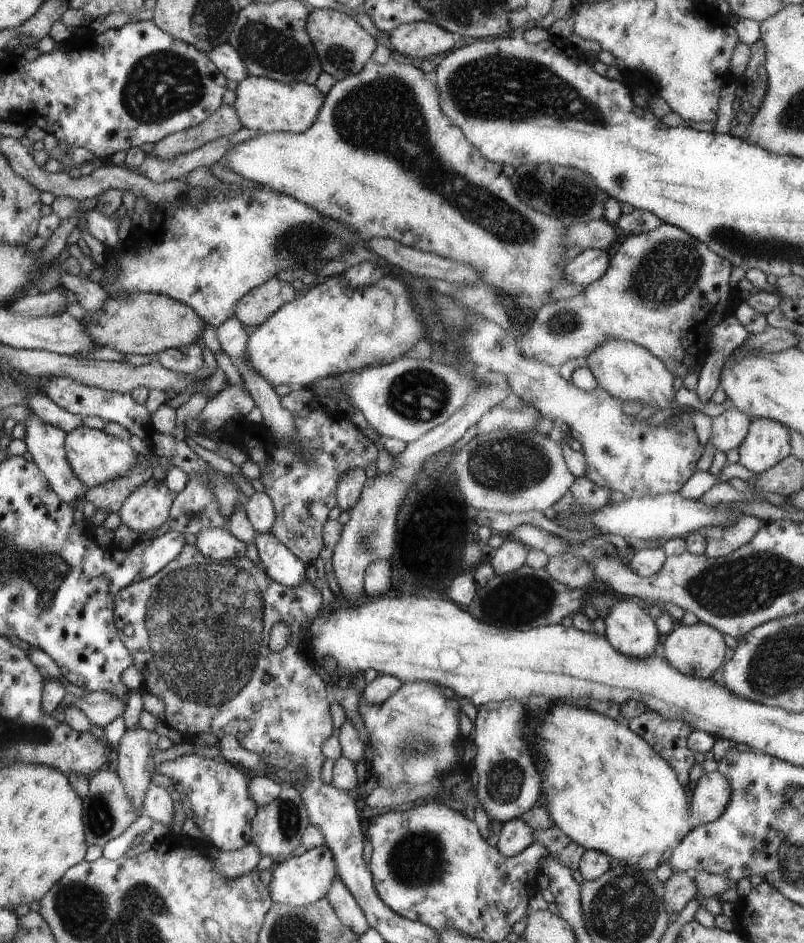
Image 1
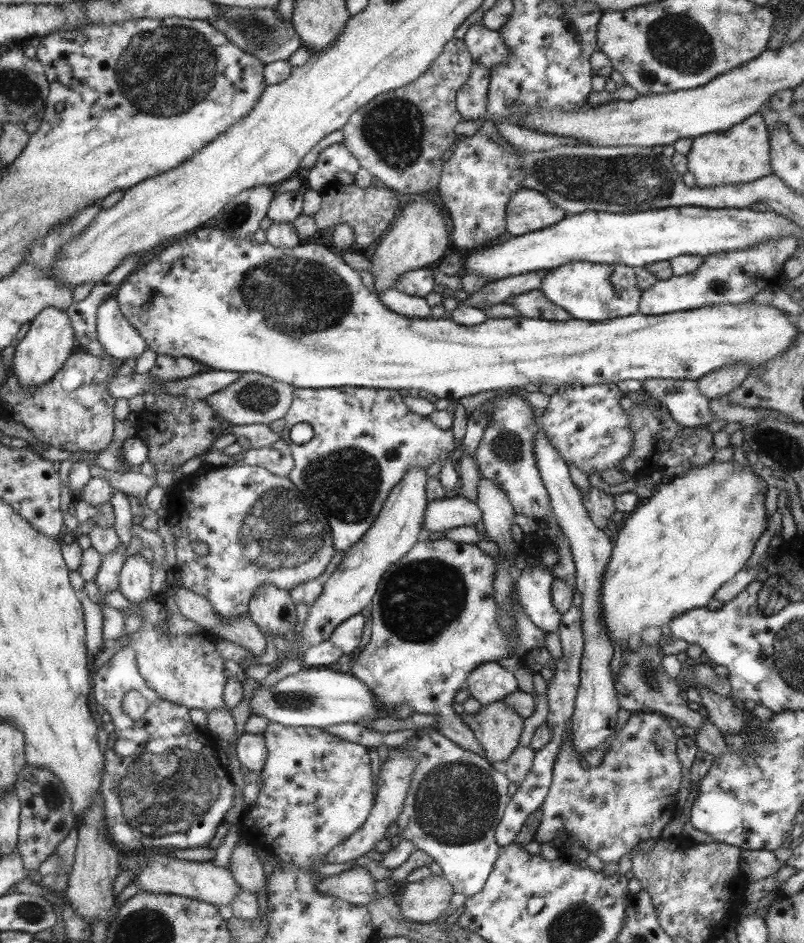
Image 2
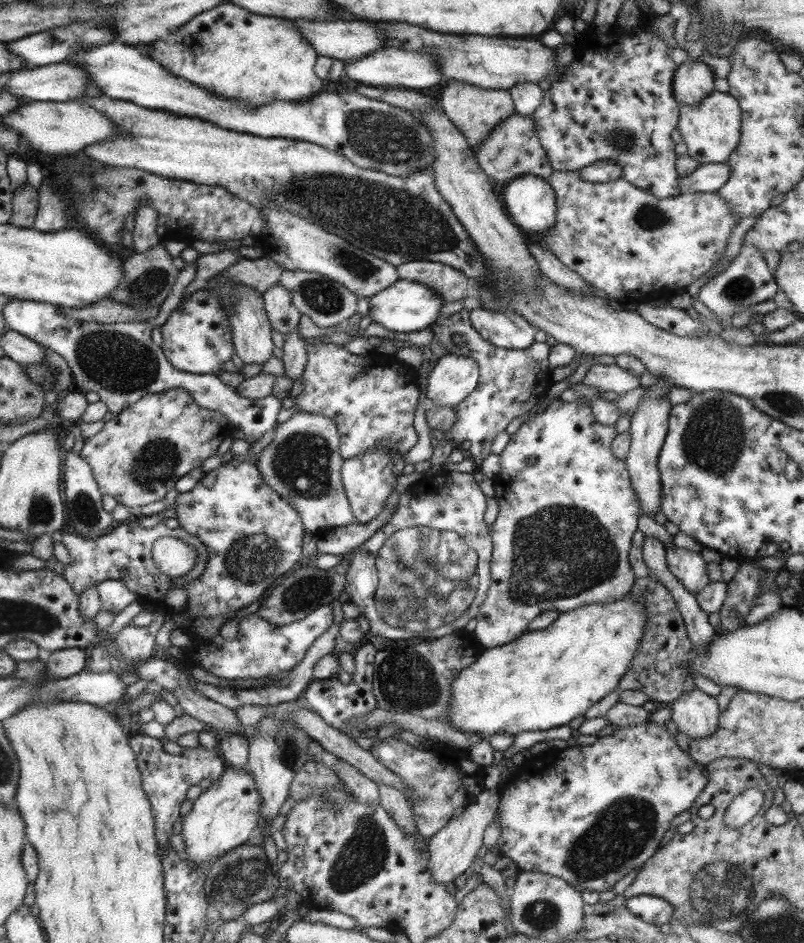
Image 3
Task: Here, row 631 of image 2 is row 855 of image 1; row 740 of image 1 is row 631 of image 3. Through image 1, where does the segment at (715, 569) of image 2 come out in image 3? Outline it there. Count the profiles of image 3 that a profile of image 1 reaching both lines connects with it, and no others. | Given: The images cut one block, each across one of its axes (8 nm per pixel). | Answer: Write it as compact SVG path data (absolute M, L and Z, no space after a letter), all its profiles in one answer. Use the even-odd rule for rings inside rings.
M623 596L621 600L615 600L615 602L609 602L605 606L581 606L581 608L575 608L575 610L569 610L565 614L559 614L559 618L555 622L551 622L547 628L543 630L535 630L535 632L525 632L523 636L519 636L515 642L507 642L505 646L495 646L495 648L489 648L485 650L483 654L475 656L475 664L471 662L469 666L465 666L461 672L457 672L457 676L453 676L453 680L449 682L451 684L451 694L453 694L453 700L451 700L451 706L449 706L449 714L447 718L443 720L449 720L453 728L457 730L463 730L479 740L487 740L491 734L511 734L511 736L517 736L519 732L525 732L525 730L549 730L549 728L555 728L555 726L565 726L569 724L573 718L577 716L583 716L587 712L589 706L593 706L595 702L599 702L603 696L607 696L611 690L615 690L619 684L621 684L621 678L627 674L627 668L631 664L631 660L637 656L637 650L639 650L639 644L645 636L645 624L647 624L647 606L637 602L635 598L631 596Z

